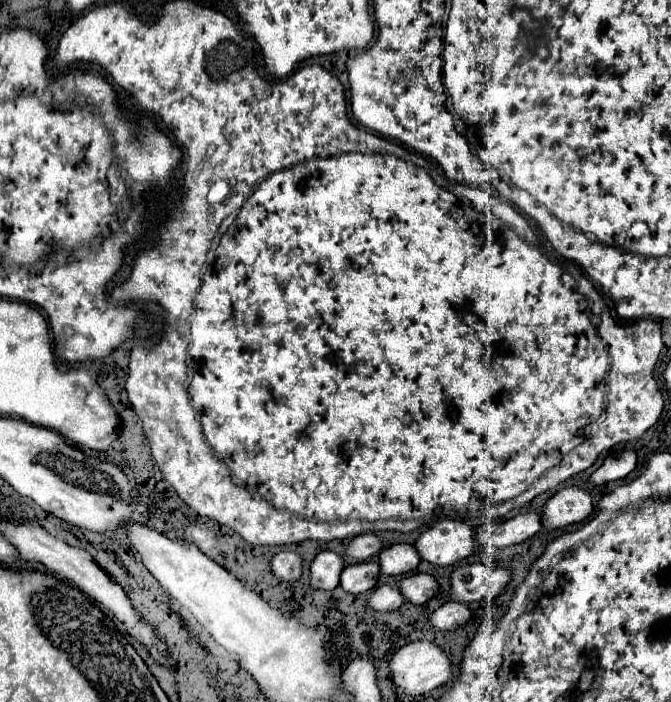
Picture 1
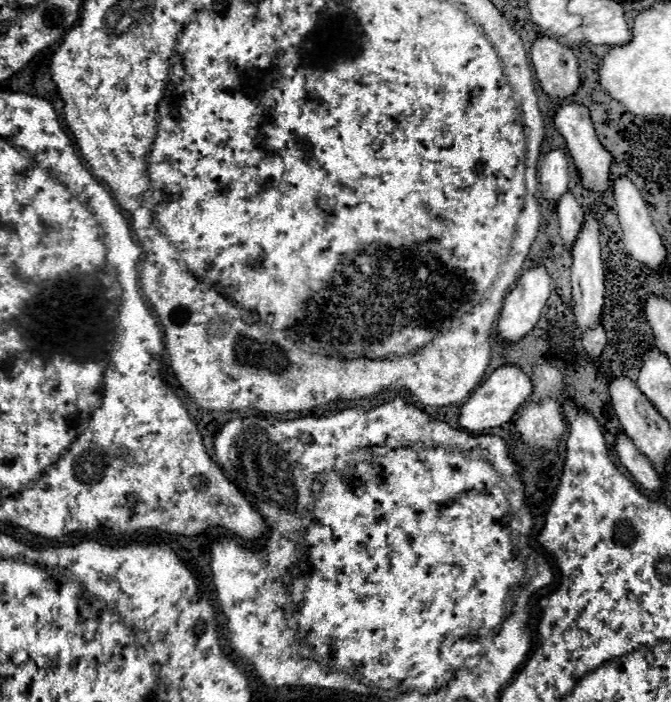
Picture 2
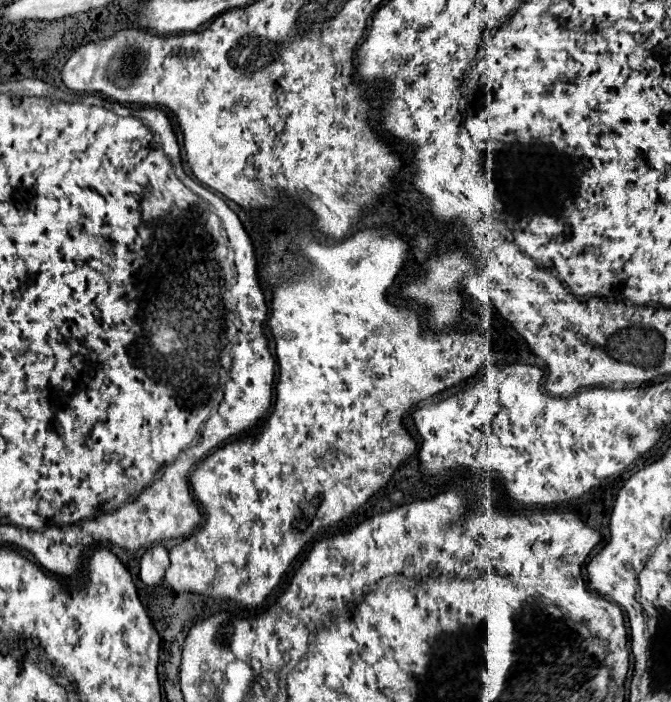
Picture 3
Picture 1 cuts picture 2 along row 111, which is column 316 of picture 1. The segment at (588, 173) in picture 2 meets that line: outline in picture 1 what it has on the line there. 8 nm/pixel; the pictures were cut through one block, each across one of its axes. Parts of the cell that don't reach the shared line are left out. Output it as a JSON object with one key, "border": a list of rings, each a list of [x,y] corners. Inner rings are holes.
{"border":[[[324,550],[310,564],[310,586],[322,590],[334,590],[340,584],[340,572],[344,570],[344,560],[340,554]]]}

